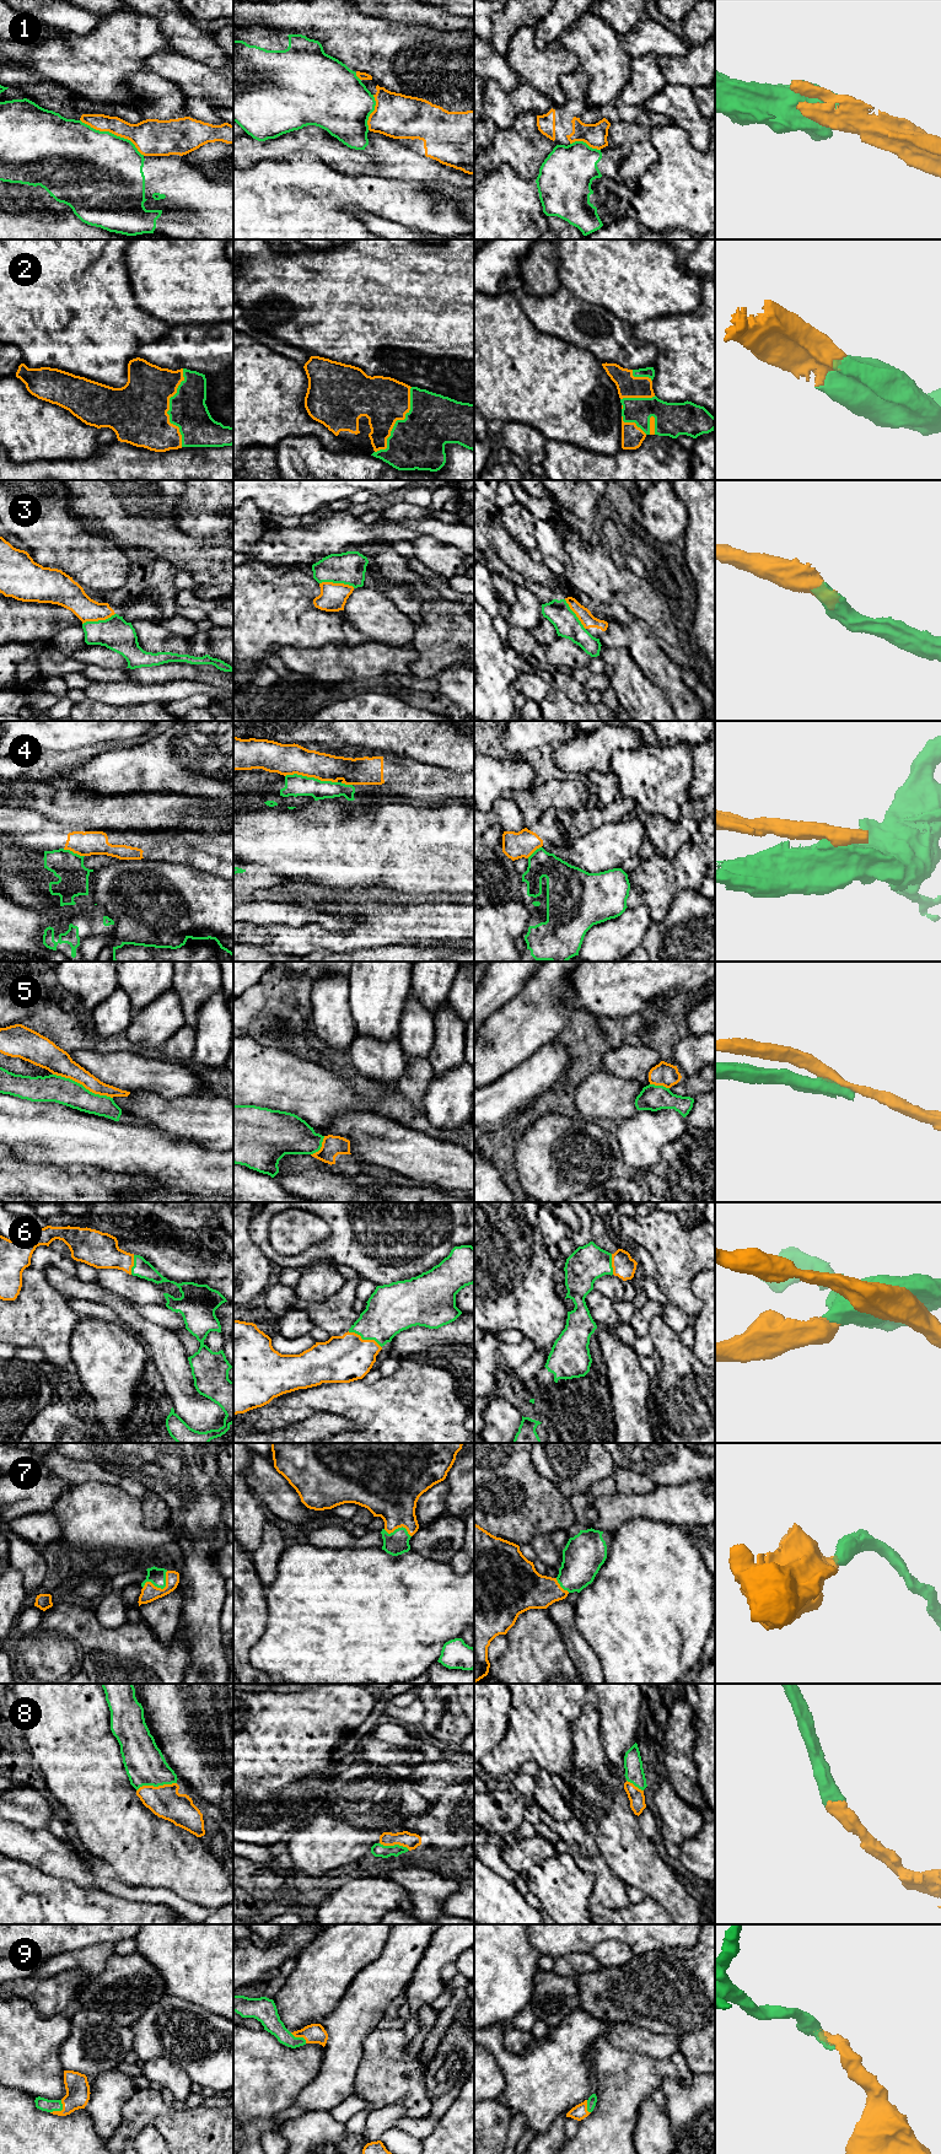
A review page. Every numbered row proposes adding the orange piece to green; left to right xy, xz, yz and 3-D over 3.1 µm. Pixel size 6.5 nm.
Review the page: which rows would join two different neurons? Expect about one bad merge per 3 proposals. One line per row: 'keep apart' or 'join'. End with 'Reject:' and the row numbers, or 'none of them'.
1: keep apart
2: join
3: join
4: keep apart
5: keep apart
6: join
7: join
8: join
9: join
Reject: 1, 4, 5

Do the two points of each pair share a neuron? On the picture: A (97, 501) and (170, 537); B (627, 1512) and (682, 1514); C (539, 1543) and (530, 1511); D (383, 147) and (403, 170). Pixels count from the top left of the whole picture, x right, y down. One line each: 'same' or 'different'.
A: same
B: same
C: different
D: same

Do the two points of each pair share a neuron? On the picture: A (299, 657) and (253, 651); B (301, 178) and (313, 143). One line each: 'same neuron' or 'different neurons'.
A: different neurons
B: different neurons

